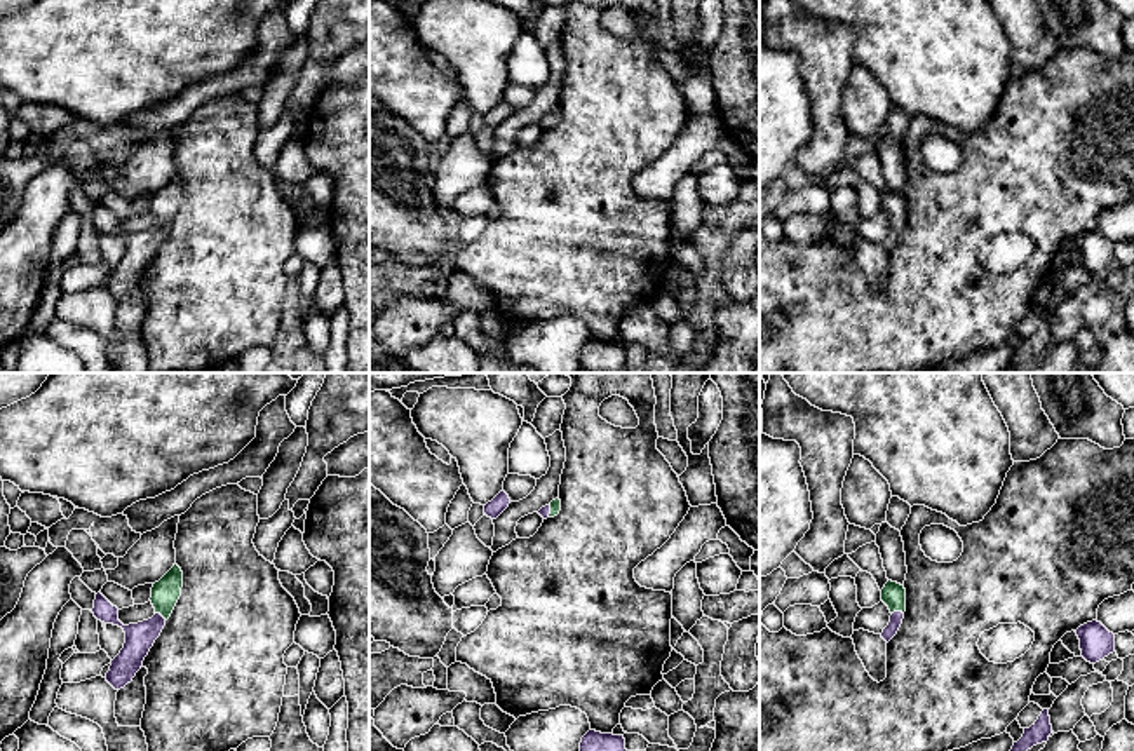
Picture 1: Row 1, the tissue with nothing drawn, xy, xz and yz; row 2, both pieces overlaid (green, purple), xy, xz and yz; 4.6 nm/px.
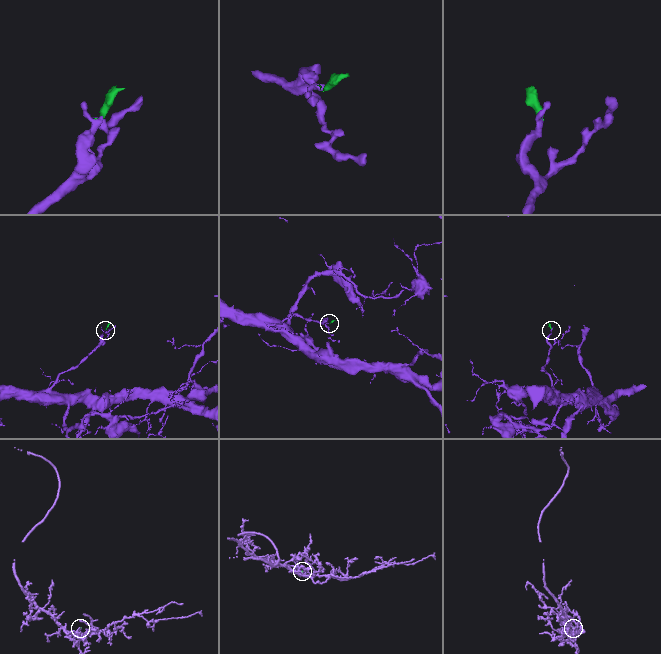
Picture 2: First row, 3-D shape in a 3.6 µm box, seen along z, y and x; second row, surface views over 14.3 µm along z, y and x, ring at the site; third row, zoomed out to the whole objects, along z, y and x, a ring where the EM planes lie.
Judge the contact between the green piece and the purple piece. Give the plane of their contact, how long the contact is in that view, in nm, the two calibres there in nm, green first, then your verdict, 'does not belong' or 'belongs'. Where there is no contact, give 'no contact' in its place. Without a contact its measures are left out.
yz | 60 nm | 110/60 nm | belongs

